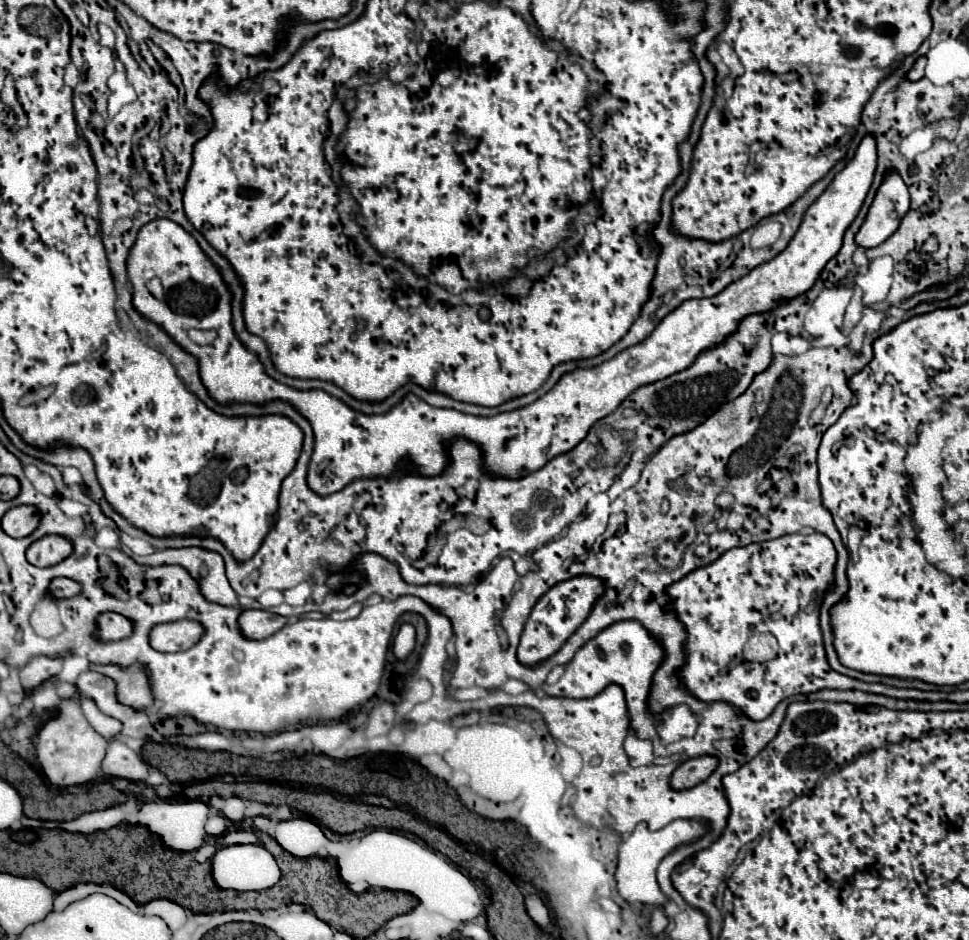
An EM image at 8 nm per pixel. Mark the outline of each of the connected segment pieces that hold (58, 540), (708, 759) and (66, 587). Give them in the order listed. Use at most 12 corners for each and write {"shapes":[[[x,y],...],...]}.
{"shapes":[[[45,535],[27,549],[35,567],[51,567],[73,553],[61,535]],[[713,755],[683,761],[673,789],[689,789],[705,781],[719,765]],[[65,577],[51,581],[49,591],[55,599],[81,593],[81,583]]]}

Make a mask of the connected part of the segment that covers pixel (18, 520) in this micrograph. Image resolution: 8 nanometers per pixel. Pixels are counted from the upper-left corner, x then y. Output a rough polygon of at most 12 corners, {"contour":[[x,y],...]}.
{"contour":[[17,505],[3,515],[7,535],[21,539],[39,527],[33,505]]}

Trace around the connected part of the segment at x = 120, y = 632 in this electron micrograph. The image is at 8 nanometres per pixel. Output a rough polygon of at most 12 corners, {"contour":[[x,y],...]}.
{"contour":[[111,611],[97,617],[99,637],[119,641],[133,633],[133,621]]}

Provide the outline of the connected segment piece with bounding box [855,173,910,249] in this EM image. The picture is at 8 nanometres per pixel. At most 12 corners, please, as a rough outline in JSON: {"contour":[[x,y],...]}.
{"contour":[[885,175],[855,241],[887,241],[910,208],[907,185]]}

